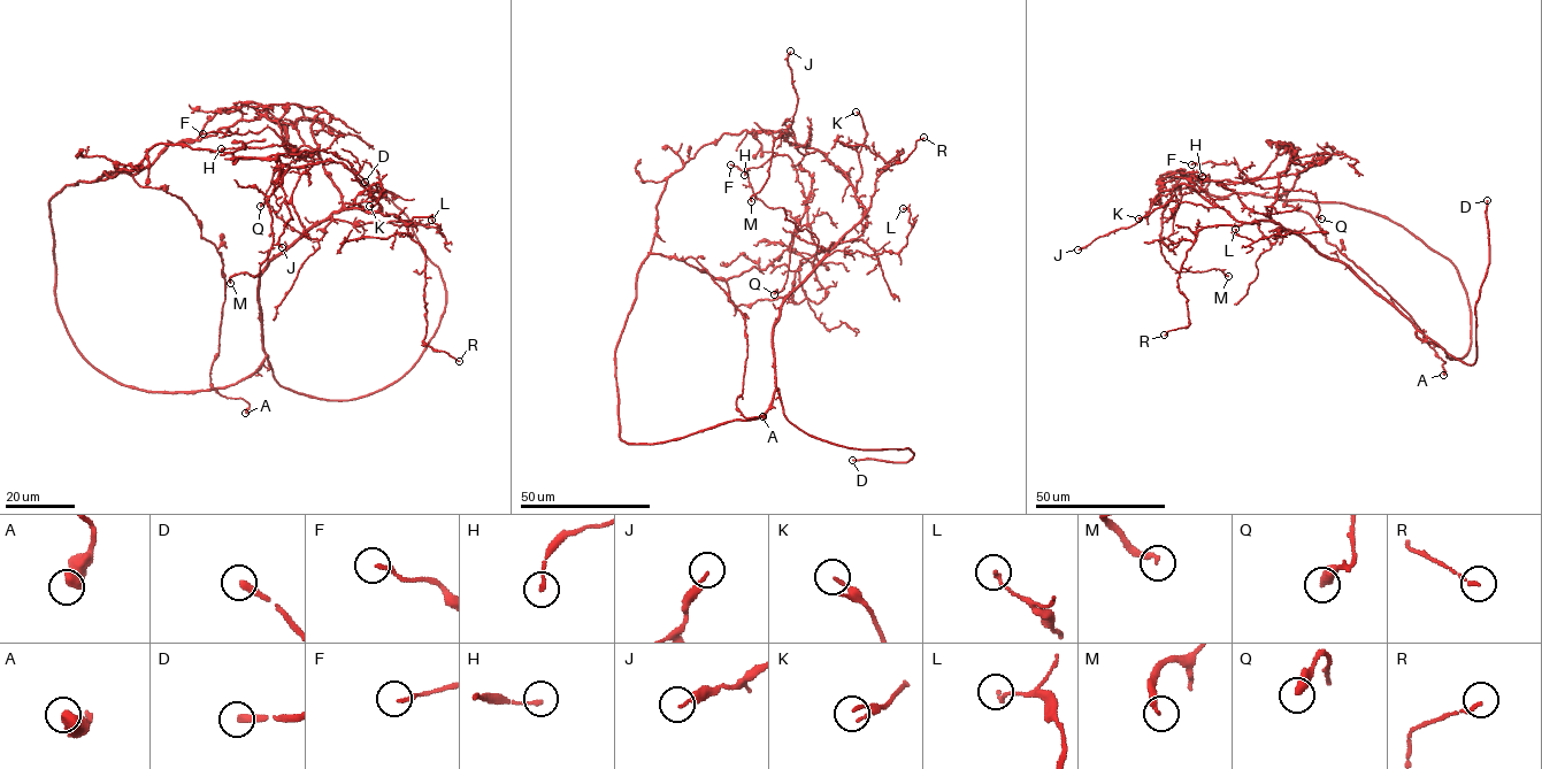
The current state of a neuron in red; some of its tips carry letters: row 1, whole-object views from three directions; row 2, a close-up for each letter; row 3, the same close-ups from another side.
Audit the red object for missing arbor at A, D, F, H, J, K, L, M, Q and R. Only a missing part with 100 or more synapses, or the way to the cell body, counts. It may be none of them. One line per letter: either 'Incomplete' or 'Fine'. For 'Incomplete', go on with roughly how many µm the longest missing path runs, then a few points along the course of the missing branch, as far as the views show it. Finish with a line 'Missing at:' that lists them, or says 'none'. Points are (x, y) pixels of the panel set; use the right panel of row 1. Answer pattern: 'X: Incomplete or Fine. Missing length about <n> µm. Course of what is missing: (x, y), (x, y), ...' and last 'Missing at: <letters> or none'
A: Fine
D: Incomplete. Missing length about 35 µm. Course of what is missing: (1487, 200), (1497, 166)
F: Fine
H: Fine
J: Fine
K: Fine
L: Fine
M: Fine
Q: Fine
R: Fine
Missing at: D

